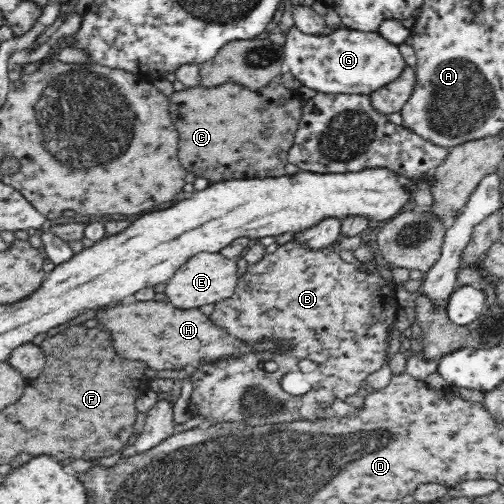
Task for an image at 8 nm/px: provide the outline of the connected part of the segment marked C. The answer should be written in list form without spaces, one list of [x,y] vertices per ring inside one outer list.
[[[276,79],[273,82],[270,82],[268,86],[264,86],[264,88],[256,92],[252,92],[252,90],[234,83],[216,86],[216,88],[202,88],[202,86],[200,85],[198,87],[182,90],[181,92],[174,91],[174,93],[169,96],[169,99],[170,114],[172,117],[172,121],[174,121],[175,129],[179,134],[178,158],[187,172],[192,172],[200,178],[210,178],[210,182],[214,183],[218,181],[232,180],[234,178],[276,178],[284,176],[284,174],[286,174],[288,152],[290,150],[290,147],[294,144],[295,131],[298,128],[298,122],[300,122],[300,118],[302,118],[302,108],[304,108],[304,102],[306,101],[302,98],[302,95],[300,95],[299,90],[290,90],[290,88],[286,88],[286,86],[283,86],[279,79]]]

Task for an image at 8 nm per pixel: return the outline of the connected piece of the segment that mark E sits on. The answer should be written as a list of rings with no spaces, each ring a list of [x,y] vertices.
[[[203,252],[191,256],[166,283],[166,300],[176,308],[188,310],[200,308],[204,304],[215,304],[230,298],[235,291],[239,276],[236,271],[236,260],[222,254]]]

